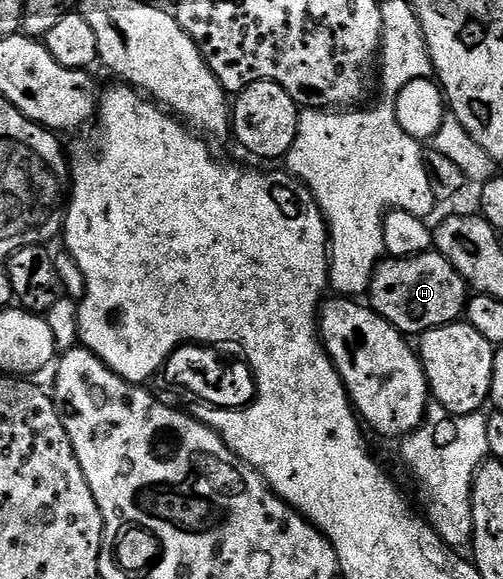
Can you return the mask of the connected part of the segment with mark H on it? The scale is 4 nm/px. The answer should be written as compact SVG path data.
M440 252L380 260L371 275L369 307L404 334L422 334L437 326L454 324L466 313L469 285Z

